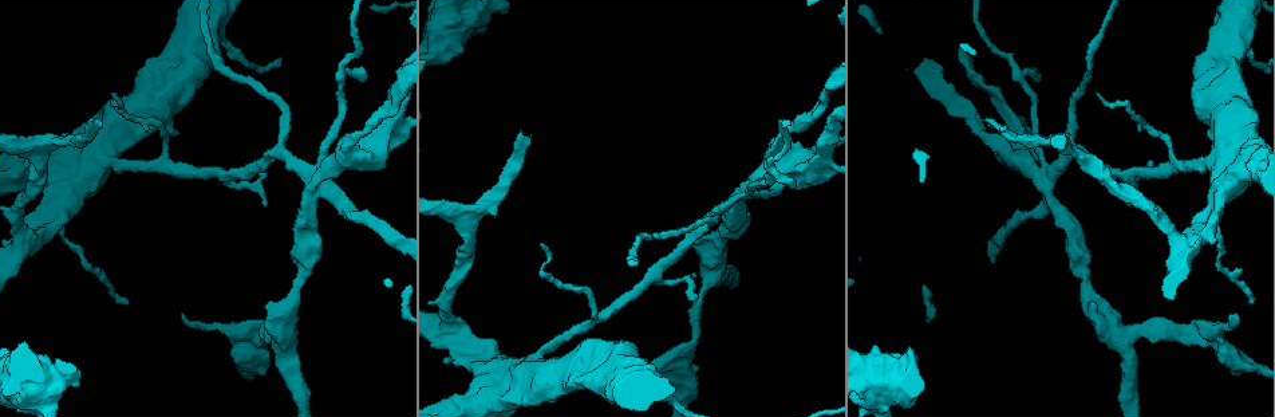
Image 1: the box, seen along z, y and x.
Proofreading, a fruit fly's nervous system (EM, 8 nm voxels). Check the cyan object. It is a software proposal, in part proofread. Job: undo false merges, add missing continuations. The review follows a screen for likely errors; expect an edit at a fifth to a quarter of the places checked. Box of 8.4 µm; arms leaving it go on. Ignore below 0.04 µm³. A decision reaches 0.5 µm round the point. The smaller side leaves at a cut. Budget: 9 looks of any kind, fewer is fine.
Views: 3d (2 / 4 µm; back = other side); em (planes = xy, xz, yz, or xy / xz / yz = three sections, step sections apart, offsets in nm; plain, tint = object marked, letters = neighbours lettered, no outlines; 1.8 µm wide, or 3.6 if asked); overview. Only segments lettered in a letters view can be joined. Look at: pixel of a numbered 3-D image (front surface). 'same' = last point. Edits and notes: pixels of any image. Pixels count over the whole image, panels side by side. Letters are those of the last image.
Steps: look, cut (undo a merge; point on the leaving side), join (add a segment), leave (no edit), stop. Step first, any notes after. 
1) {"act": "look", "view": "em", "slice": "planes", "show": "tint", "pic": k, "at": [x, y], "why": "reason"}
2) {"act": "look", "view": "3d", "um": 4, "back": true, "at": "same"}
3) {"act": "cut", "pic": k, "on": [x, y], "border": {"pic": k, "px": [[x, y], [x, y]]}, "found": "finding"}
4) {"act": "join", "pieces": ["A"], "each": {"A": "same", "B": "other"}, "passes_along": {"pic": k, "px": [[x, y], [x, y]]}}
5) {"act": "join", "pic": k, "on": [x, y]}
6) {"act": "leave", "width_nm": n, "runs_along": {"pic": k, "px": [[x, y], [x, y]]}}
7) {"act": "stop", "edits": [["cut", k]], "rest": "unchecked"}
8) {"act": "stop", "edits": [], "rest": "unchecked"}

{"act": "look", "view": "em", "um": 3.6, "slice": "yz", "step": 16, "show": "letters", "pic": 1, "at": [41, 394], "why": "thick turns thin"}

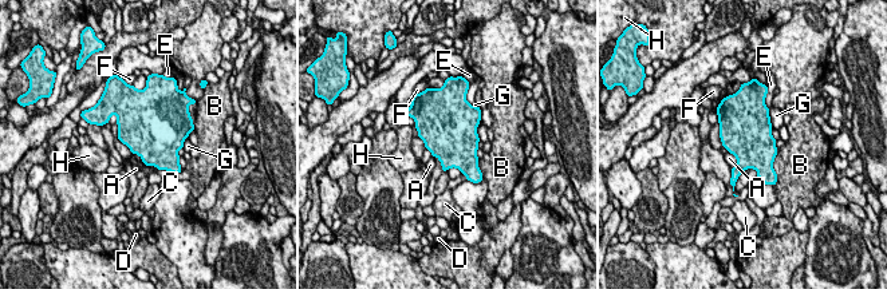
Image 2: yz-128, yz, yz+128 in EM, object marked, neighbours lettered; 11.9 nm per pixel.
{"act": "leave", "width_nm": 600, "each": {"A": "other", "B": "other", "C": "other", "D": "other", "E": "other", "F": "other", "G": "other", "H": "other"}, "border": {"pic": 2, "px": [[728, 151], [736, 158], [733, 167]]}, "found": "all the same neuron"}

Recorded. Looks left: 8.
{"act": "look", "view": "3d", "um": 2, "pic": 1, "at": [990, 118], "why": "free end"}

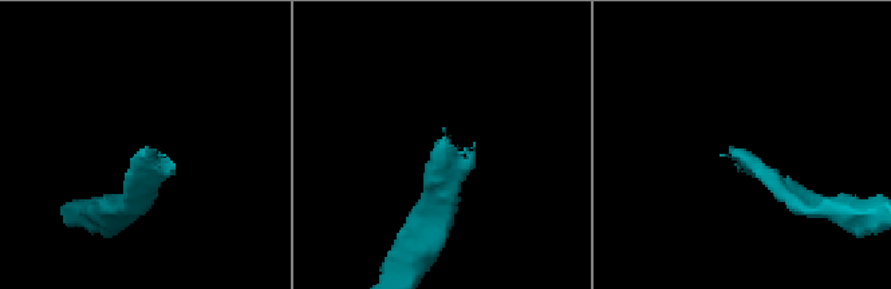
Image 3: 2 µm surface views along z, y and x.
{"act": "look", "view": "em", "slice": "planes", "show": "plain", "pic": 3, "at": [735, 151], "why": "shape alone is not enough"}

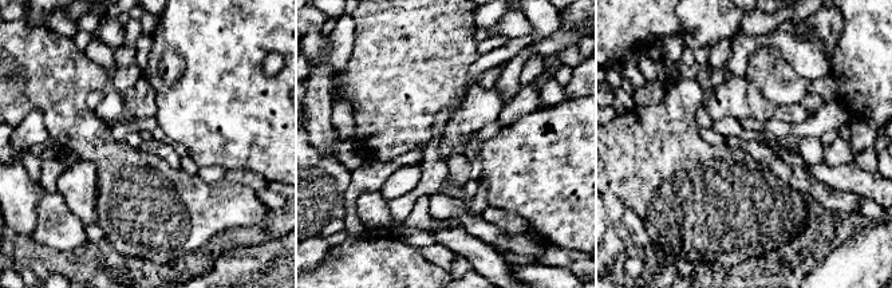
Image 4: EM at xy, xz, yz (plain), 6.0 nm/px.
{"act": "look", "view": "em", "slice": "planes", "show": "letters", "at": "same"}

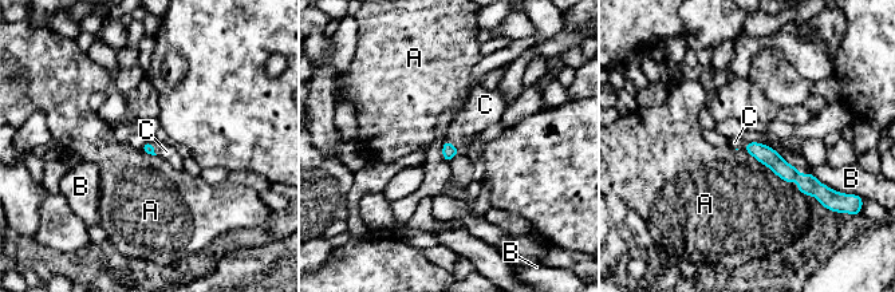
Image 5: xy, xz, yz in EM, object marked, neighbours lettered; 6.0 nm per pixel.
{"act": "join", "pieces": ["C"], "longest_contact_nm": ["A", 340], "each": {"A": "other", "B": "other", "C": "same"}, "found": "it goes on there"}

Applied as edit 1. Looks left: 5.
{"act": "look", "view": "3d", "um": 2, "pic": 1, "at": [1050, 174], "why": "arms run side by side"}

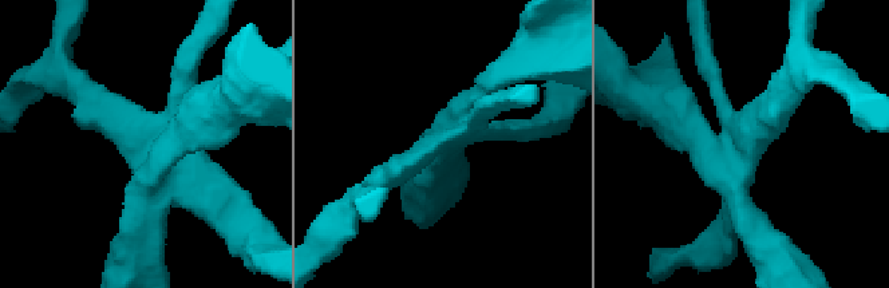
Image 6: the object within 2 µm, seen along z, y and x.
{"act": "look", "view": "em", "slice": "planes", "show": "plain", "pic": 6, "at": [442, 139], "why": "need the tissue"}

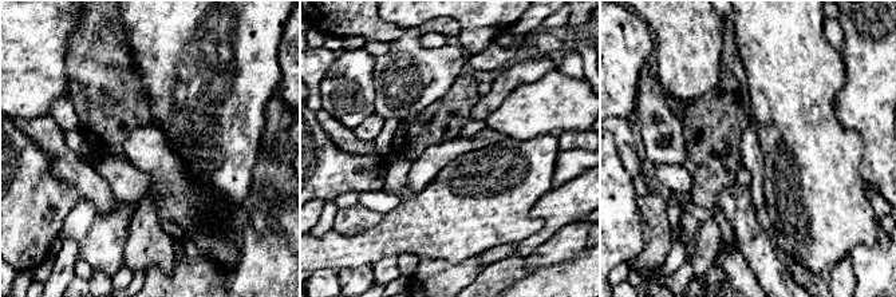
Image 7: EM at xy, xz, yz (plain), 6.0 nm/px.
{"act": "look", "view": "em", "slice": "planes", "show": "letters", "at": "same"}

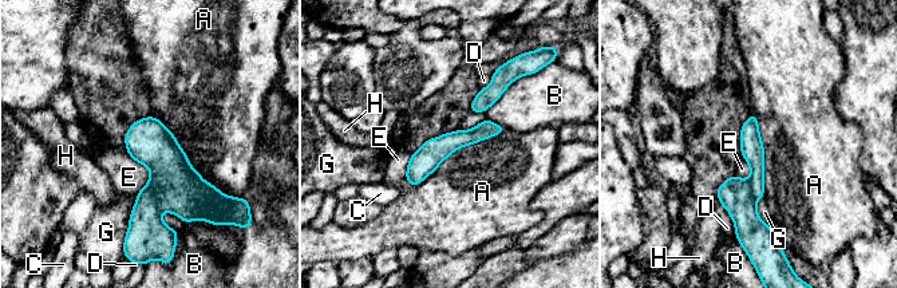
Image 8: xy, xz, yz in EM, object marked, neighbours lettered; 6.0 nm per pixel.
{"act": "cut", "pic": 8, "on": [147, 235], "longest_contact_nm": ["A", 700], "each": {"A": "other", "B": "other", "C": "other", "D": "other", "E": "other", "G": "other", "H": "other"}, "found": "a second neuron is stuck on"}

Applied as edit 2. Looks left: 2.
{"act": "stop", "edits": [["join", 5], ["cut", 8]], "rest": "unchecked"}

